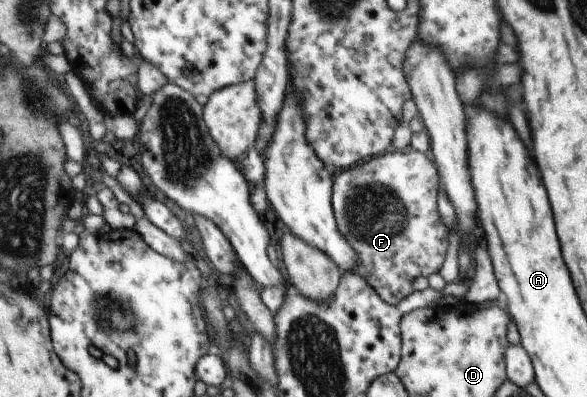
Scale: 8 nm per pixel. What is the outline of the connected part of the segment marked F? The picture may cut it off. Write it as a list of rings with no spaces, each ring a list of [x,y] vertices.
[[[392,149],[380,157],[341,170],[332,181],[331,205],[336,205],[335,221],[340,221],[340,229],[344,229],[344,233],[352,237],[352,245],[360,249],[357,268],[361,276],[388,305],[396,305],[410,296],[416,277],[428,277],[443,267],[450,228],[442,225],[436,215],[436,183],[434,165],[419,151],[407,149]]]

